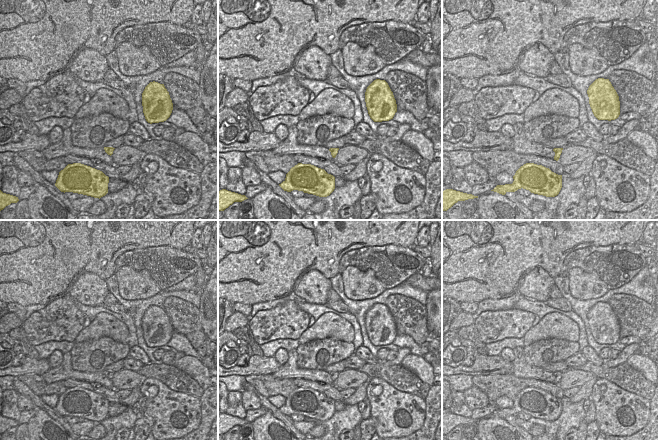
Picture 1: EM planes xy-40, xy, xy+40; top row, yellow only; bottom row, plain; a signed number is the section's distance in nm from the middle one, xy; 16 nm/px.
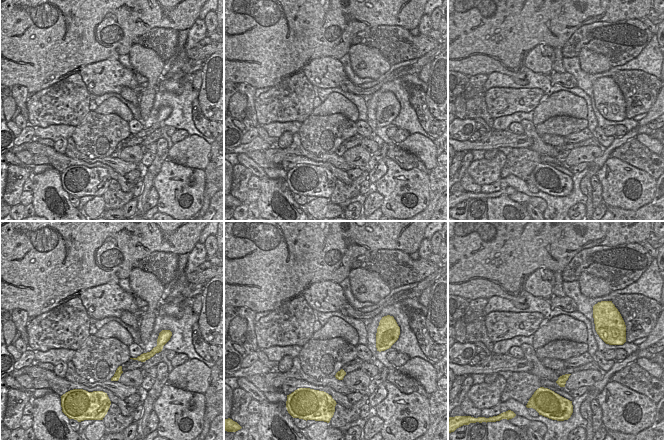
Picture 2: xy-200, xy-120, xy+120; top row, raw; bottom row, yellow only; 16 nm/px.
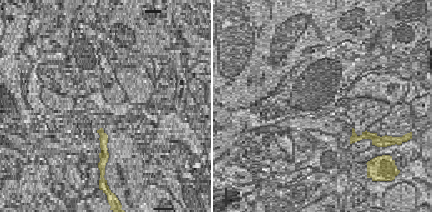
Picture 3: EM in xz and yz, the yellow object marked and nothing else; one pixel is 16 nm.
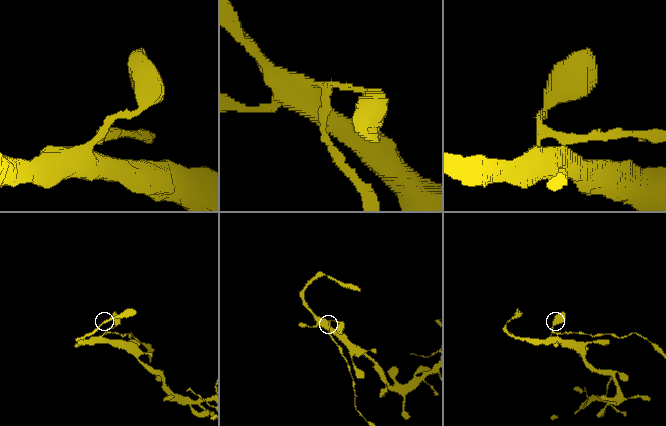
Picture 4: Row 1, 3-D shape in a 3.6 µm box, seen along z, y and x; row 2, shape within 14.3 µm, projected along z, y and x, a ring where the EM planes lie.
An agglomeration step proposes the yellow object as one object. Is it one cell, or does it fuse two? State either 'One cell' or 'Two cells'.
Two cells

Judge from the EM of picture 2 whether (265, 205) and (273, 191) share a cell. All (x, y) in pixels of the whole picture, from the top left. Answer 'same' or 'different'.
same

